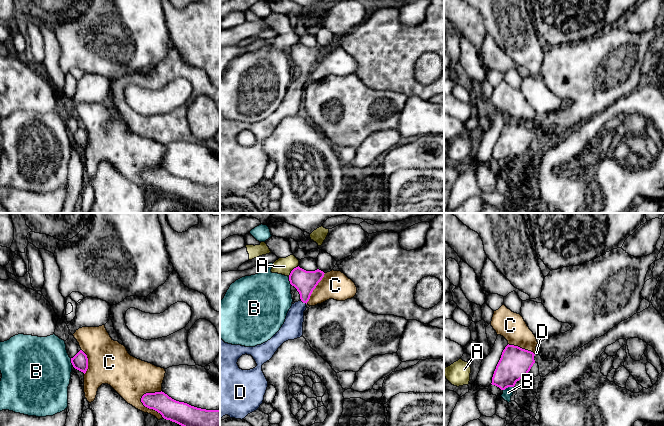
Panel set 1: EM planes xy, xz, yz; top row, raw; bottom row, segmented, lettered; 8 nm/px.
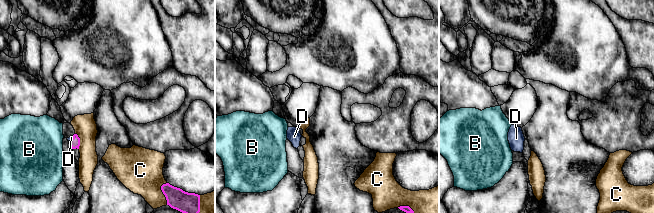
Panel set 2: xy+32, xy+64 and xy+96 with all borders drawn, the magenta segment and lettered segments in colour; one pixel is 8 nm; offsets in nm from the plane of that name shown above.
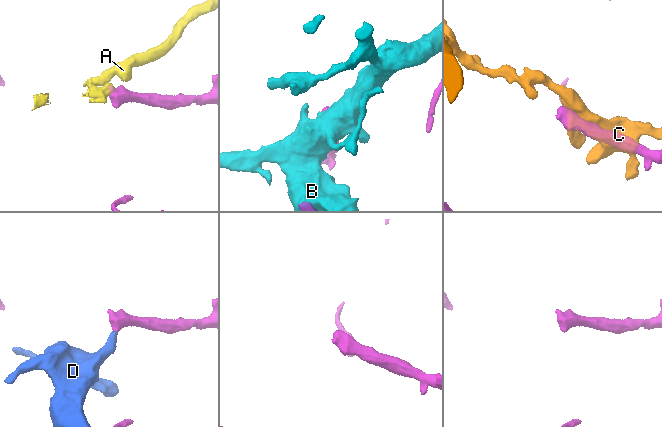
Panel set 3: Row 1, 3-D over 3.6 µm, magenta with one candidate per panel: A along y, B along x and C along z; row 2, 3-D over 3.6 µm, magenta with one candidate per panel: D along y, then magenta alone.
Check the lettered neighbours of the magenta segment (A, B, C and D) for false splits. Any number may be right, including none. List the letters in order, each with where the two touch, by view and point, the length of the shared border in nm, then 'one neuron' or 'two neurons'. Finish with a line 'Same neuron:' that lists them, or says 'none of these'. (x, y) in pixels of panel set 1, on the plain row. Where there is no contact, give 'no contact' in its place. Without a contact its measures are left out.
A: xz (292, 46) | 120 nm | two neurons
B: yz (508, 162) | 90 nm | two neurons
C: xy (148, 183) | 260 nm | two neurons
D: xz (304, 78) | 50 nm | one neuron
Same neuron: D

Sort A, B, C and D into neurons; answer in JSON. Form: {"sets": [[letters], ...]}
{"sets": [["A"], ["B"], ["C"], ["D"]]}

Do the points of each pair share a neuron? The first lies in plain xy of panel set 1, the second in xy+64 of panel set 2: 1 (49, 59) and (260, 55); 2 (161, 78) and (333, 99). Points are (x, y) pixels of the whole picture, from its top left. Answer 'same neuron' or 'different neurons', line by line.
1: different neurons
2: different neurons

